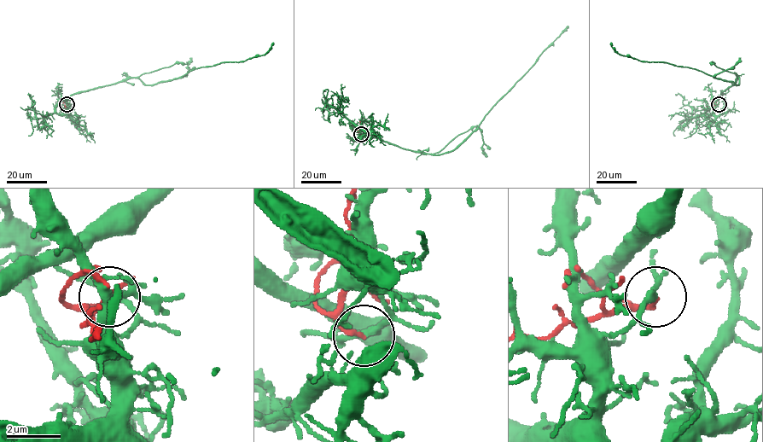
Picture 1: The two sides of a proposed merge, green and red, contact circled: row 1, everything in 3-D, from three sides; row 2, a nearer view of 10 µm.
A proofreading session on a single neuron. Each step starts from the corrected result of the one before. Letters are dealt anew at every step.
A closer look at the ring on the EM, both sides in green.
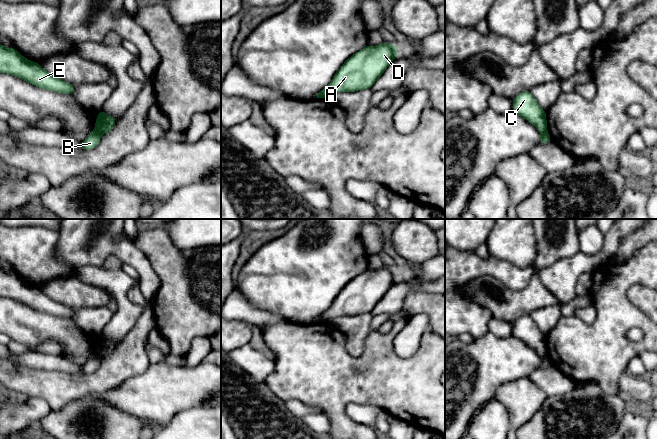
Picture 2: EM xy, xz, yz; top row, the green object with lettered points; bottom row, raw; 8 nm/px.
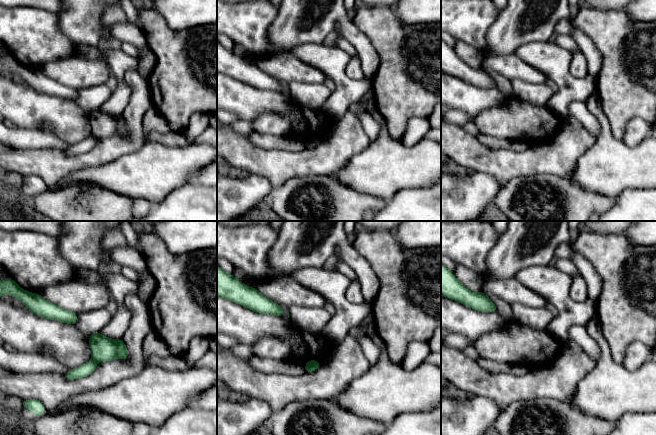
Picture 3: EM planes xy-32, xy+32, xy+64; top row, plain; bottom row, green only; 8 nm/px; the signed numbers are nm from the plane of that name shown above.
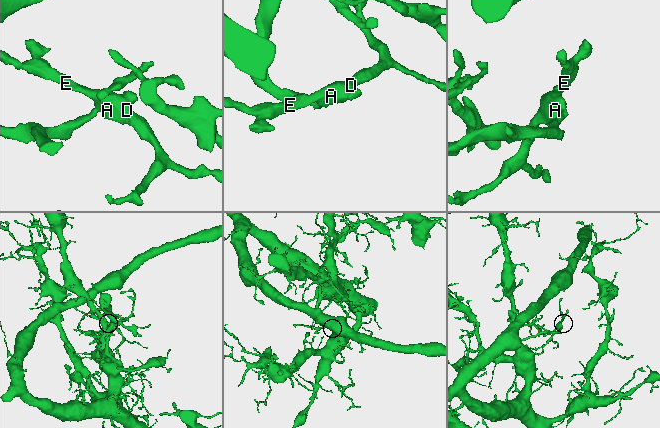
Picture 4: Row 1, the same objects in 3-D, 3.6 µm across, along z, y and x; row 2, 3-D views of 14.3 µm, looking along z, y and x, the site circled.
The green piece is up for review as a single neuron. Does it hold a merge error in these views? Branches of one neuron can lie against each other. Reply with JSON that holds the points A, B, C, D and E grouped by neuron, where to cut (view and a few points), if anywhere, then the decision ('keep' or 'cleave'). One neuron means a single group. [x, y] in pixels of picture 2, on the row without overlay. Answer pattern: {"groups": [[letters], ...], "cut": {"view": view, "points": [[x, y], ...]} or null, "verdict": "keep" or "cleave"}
{"groups": [["A", "C", "D", "E"], ["B"]], "cut": {"view": "xy", "points": [[95, 353], [101, 358]]}, "verdict": "cleave"}

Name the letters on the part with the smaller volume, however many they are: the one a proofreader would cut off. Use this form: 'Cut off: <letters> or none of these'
Cut off: B

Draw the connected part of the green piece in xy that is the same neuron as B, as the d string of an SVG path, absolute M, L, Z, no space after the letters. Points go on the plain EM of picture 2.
M93 354L87 362L82 365L79 373L90 374L95 372L101 364L101 358L97 354Z

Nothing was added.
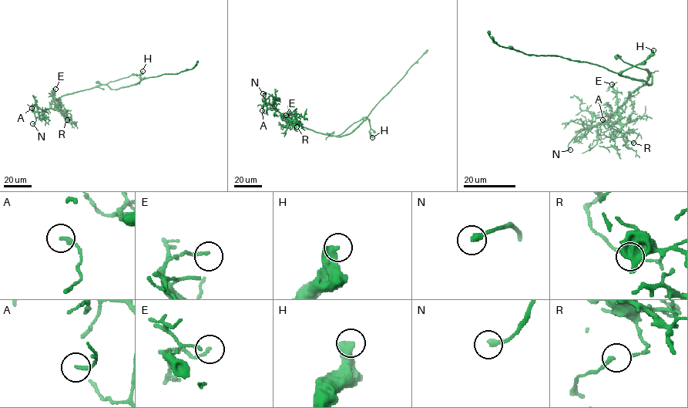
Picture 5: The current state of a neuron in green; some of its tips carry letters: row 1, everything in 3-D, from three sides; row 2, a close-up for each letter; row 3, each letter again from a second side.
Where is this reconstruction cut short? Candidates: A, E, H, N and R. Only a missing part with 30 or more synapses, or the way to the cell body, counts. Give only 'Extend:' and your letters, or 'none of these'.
Extend: N

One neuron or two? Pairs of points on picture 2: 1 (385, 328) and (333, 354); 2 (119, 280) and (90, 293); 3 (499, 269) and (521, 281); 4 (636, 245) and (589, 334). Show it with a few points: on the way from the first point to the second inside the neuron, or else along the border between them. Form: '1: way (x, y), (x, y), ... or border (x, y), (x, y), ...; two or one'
1: border (393, 322), (388, 333), (377, 331); two
2: border (80, 279), (102, 287), (112, 299); two
3: way (504, 272), (516, 278); one
4: border (634, 253), (623, 262), (610, 262); two

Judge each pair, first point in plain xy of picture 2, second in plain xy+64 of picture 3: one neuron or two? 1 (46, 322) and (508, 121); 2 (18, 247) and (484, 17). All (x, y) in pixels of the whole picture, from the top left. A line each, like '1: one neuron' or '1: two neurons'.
1: two neurons
2: one neuron

